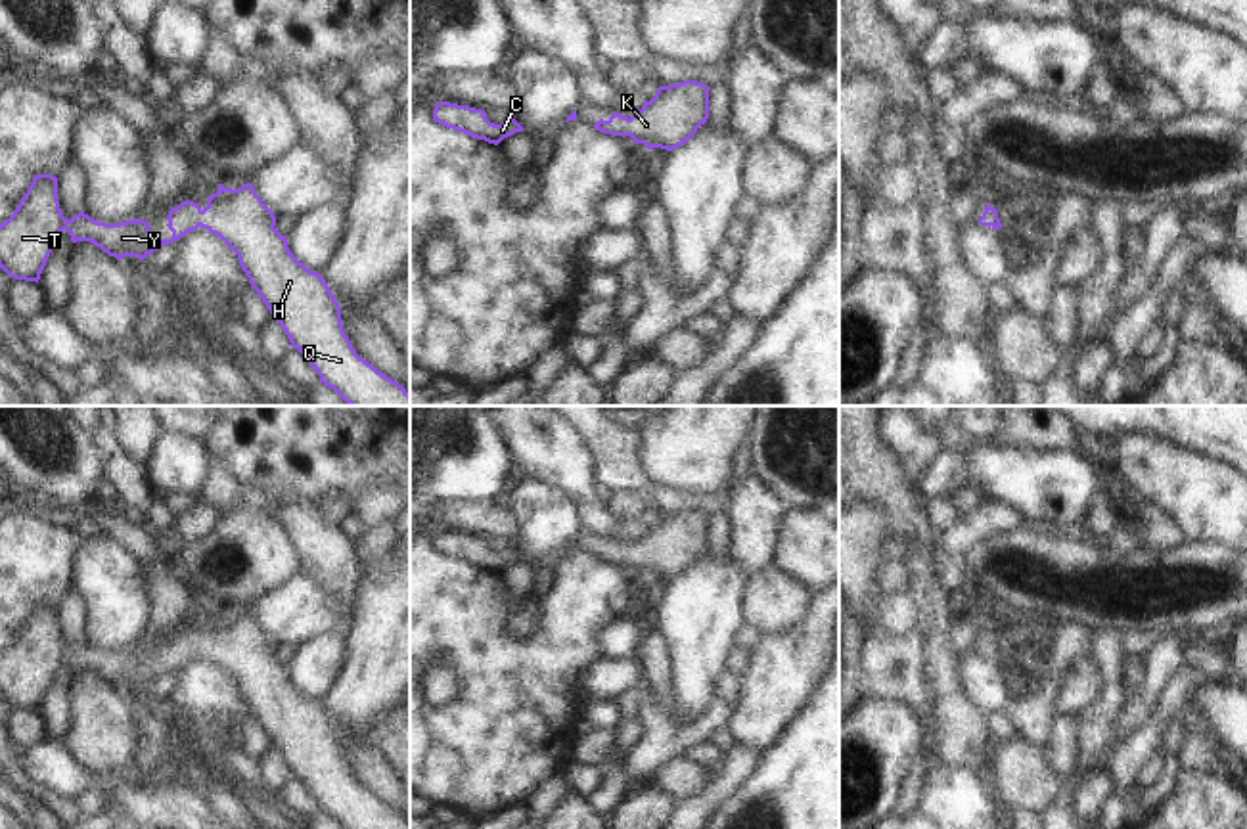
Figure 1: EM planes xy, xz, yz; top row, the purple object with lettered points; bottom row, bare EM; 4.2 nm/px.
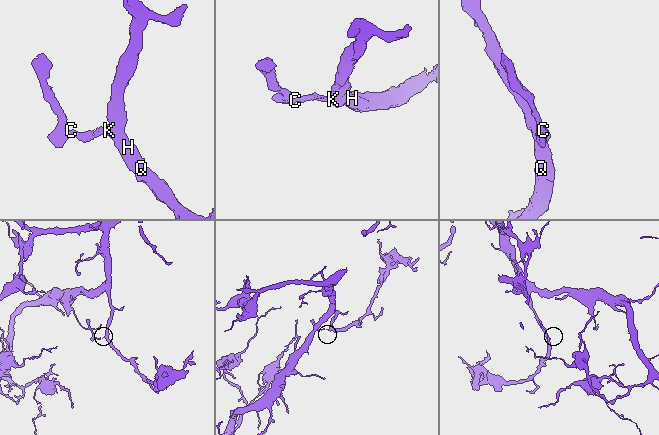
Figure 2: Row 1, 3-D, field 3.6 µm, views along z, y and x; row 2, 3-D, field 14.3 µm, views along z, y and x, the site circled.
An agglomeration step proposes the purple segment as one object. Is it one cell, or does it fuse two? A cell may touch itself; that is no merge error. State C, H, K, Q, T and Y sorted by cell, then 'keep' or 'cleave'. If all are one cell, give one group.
C H K Q T Y; keep

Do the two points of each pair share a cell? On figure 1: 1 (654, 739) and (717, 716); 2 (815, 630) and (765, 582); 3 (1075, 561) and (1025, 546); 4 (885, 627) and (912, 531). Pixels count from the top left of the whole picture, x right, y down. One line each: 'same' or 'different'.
1: same
2: different
3: same
4: different

